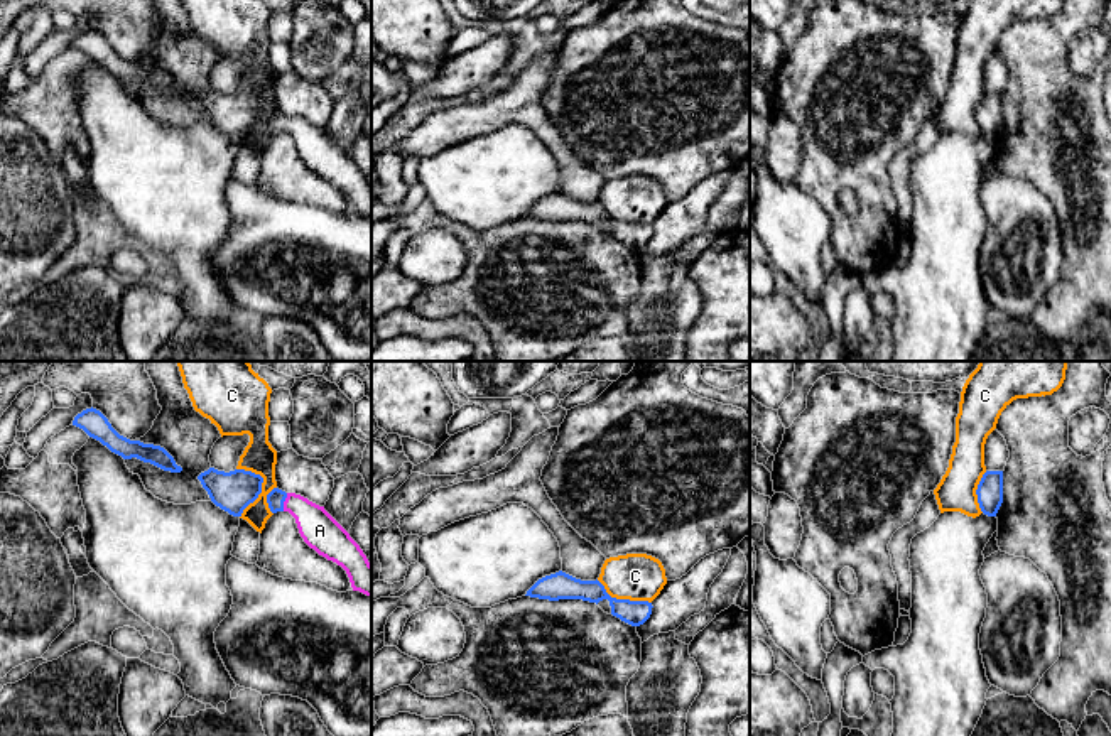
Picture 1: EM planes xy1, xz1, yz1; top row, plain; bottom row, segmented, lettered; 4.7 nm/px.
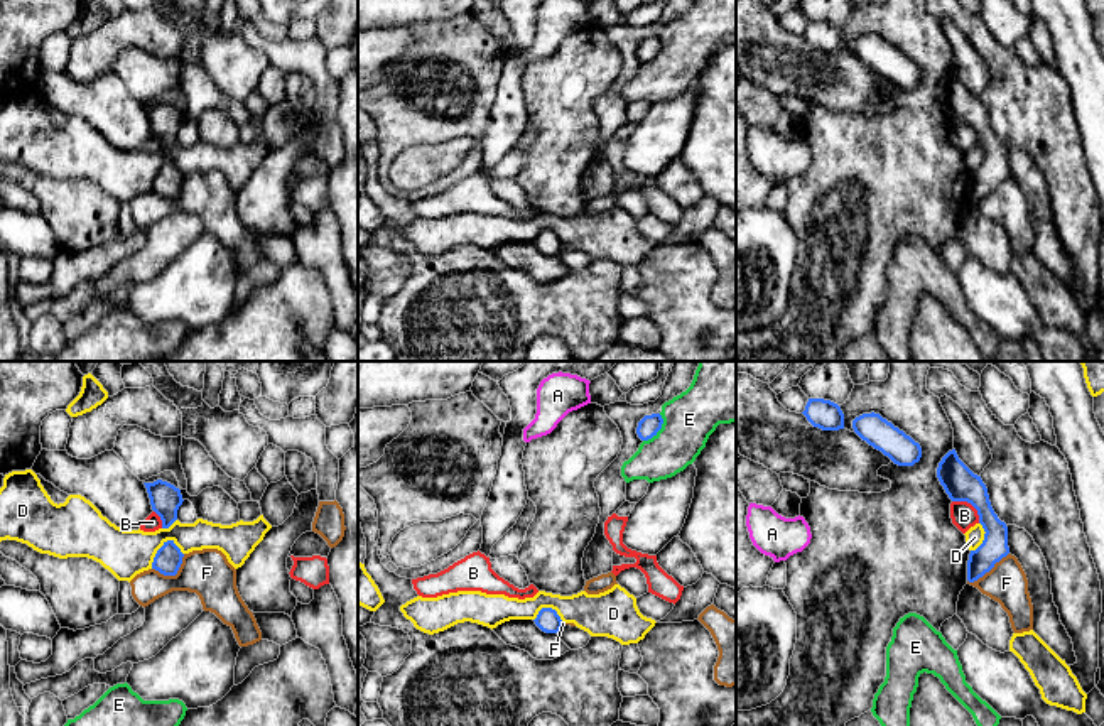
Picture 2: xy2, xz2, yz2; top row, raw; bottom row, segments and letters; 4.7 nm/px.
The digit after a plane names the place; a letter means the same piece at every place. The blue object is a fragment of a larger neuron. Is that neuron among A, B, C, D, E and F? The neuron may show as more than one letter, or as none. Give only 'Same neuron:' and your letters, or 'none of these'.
Same neuron: A

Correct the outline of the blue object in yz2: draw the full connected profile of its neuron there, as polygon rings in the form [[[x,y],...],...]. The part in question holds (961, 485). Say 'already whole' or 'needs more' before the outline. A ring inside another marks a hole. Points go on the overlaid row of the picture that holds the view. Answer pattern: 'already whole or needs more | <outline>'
already whole | [[[955,449],[939,463],[937,478],[952,501],[967,501],[977,510],[979,523],[986,532],[982,544],[971,550],[967,561],[967,581],[974,582],[1009,554],[1008,527],[994,513],[981,476],[959,459]]]

